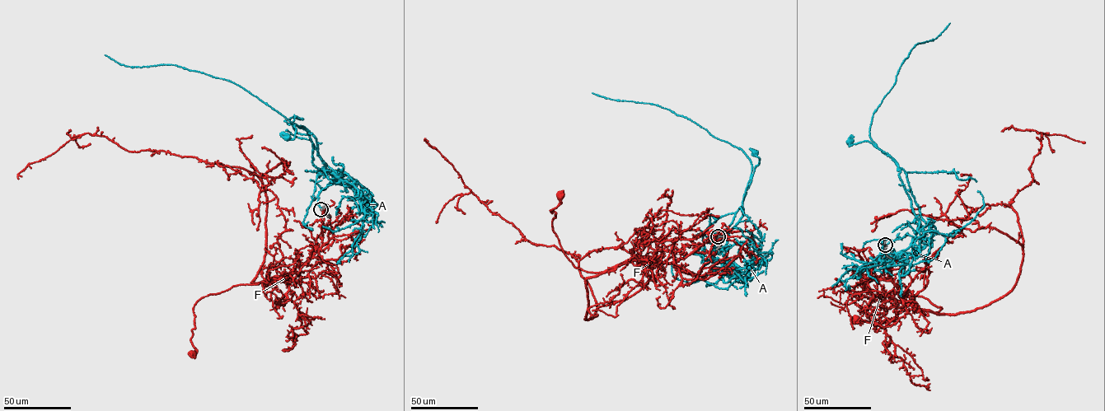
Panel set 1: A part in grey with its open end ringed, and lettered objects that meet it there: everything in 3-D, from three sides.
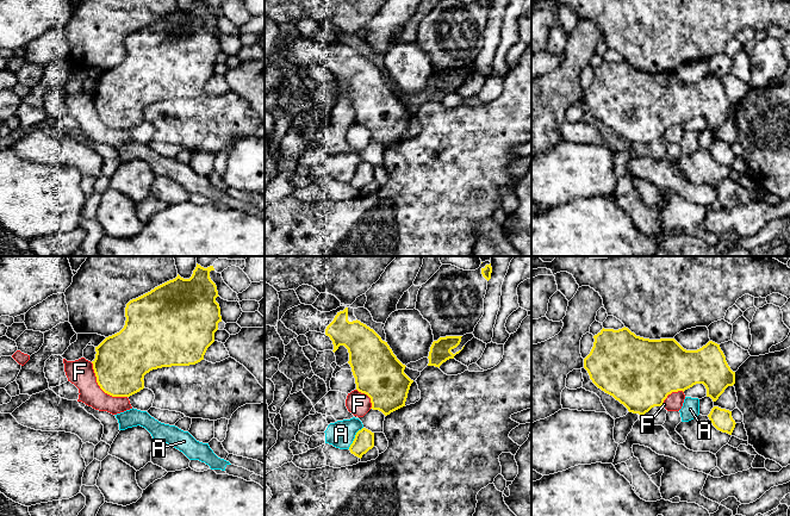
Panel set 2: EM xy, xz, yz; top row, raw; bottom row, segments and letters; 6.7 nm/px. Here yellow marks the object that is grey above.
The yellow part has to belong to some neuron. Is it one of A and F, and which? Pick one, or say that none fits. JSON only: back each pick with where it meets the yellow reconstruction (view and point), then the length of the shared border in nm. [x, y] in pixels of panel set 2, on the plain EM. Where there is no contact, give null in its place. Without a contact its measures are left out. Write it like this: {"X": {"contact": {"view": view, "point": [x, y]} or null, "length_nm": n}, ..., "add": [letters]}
{"add": []}

